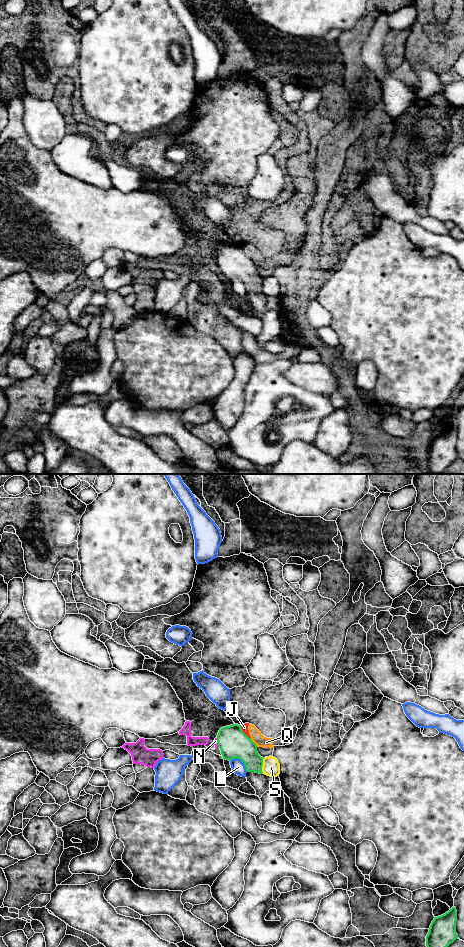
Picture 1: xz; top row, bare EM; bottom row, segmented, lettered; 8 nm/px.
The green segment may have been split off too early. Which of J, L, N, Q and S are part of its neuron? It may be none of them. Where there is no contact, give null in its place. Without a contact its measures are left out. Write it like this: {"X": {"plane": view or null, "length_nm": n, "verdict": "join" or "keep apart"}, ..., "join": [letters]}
{"J": {"plane": "xz", "length_nm": 140, "verdict": "keep apart"}, "L": {"plane": "xz", "length_nm": 180, "verdict": "keep apart"}, "N": {"plane": "xz", "length_nm": 70, "verdict": "keep apart"}, "Q": {"plane": "xz", "length_nm": 90, "verdict": "keep apart"}, "S": {"plane": "xz", "length_nm": 120, "verdict": "keep apart"}, "join": []}

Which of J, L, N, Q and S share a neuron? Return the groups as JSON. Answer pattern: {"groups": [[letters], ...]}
{"groups": [["J", "Q"], ["L"], ["N"], ["S"]]}

